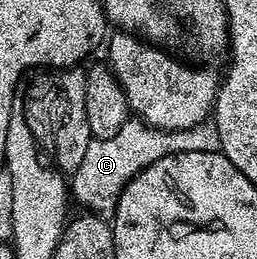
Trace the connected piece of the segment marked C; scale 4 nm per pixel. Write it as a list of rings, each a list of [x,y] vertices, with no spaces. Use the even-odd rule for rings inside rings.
[[[130,119],[111,139],[99,141],[90,140],[87,151],[83,151],[83,161],[71,174],[71,197],[81,205],[86,205],[86,210],[108,210],[116,202],[118,195],[125,185],[135,175],[139,175],[151,163],[163,159],[172,153],[186,153],[187,151],[214,152],[218,148],[217,126],[213,123],[198,123],[188,129],[174,129],[166,131],[154,129],[140,119]]]

